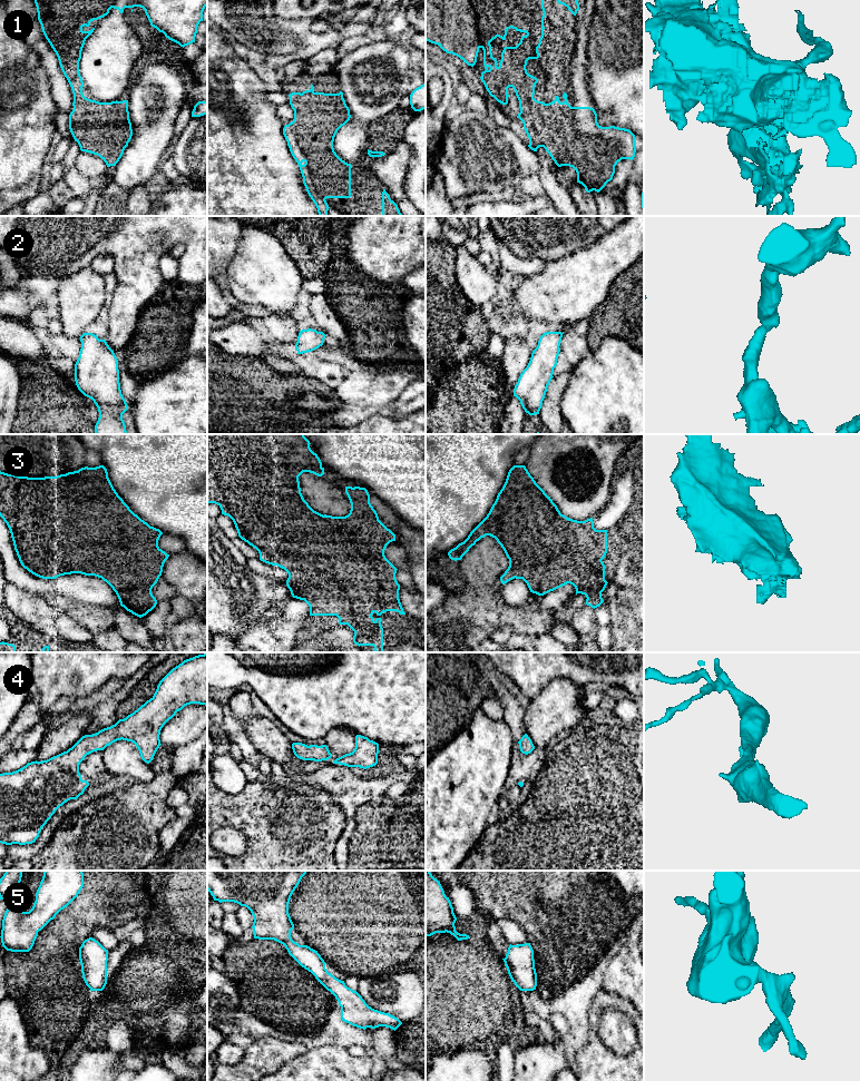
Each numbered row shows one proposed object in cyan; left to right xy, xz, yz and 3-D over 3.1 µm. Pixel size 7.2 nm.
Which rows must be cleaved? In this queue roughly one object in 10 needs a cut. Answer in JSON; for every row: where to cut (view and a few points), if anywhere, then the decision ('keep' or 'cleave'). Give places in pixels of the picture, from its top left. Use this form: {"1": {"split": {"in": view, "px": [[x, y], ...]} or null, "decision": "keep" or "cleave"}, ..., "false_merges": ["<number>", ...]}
{"1": {"split": null, "decision": "keep"}, "2": {"split": null, "decision": "keep"}, "3": {"split": null, "decision": "keep"}, "4": {"split": null, "decision": "keep"}, "5": {"split": null, "decision": "keep"}, "false_merges": []}

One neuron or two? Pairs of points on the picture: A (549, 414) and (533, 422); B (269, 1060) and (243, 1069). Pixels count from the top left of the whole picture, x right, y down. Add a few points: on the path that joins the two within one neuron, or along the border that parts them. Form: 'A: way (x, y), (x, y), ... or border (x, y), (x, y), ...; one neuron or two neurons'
A: border (538, 414), (543, 422); two neurons
B: way (262, 1060), (259, 1060), (250, 1069); one neuron

